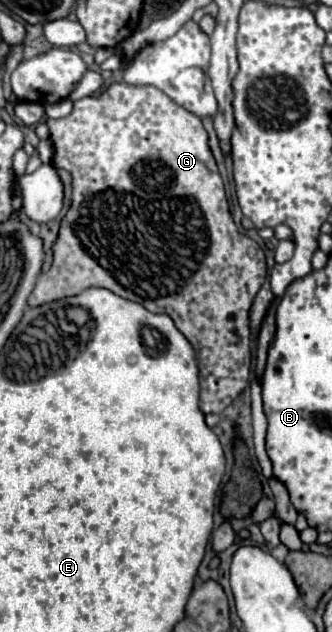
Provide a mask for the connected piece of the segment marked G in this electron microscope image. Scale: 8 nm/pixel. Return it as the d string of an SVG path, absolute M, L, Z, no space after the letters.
M111 83L99 97L89 95L73 103L73 111L67 117L61 119L47 119L47 127L51 131L51 143L53 143L53 165L61 167L71 173L73 177L73 191L71 191L71 207L67 215L61 219L59 235L53 243L53 263L47 273L41 273L33 293L29 295L27 305L39 307L63 297L79 295L81 291L89 287L103 287L113 291L115 295L135 301L143 305L151 313L167 313L175 327L187 337L191 347L197 353L199 361L199 379L201 379L201 397L199 405L203 413L221 413L245 387L249 381L249 367L251 367L251 353L249 353L249 309L251 303L261 289L267 265L265 265L265 253L263 249L249 239L247 235L241 235L231 219L229 205L225 199L223 179L215 167L215 159L211 155L211 149L207 145L207 131L203 129L203 123L193 113L185 111L183 107L177 107L163 91L151 85L127 85L127 83Z

